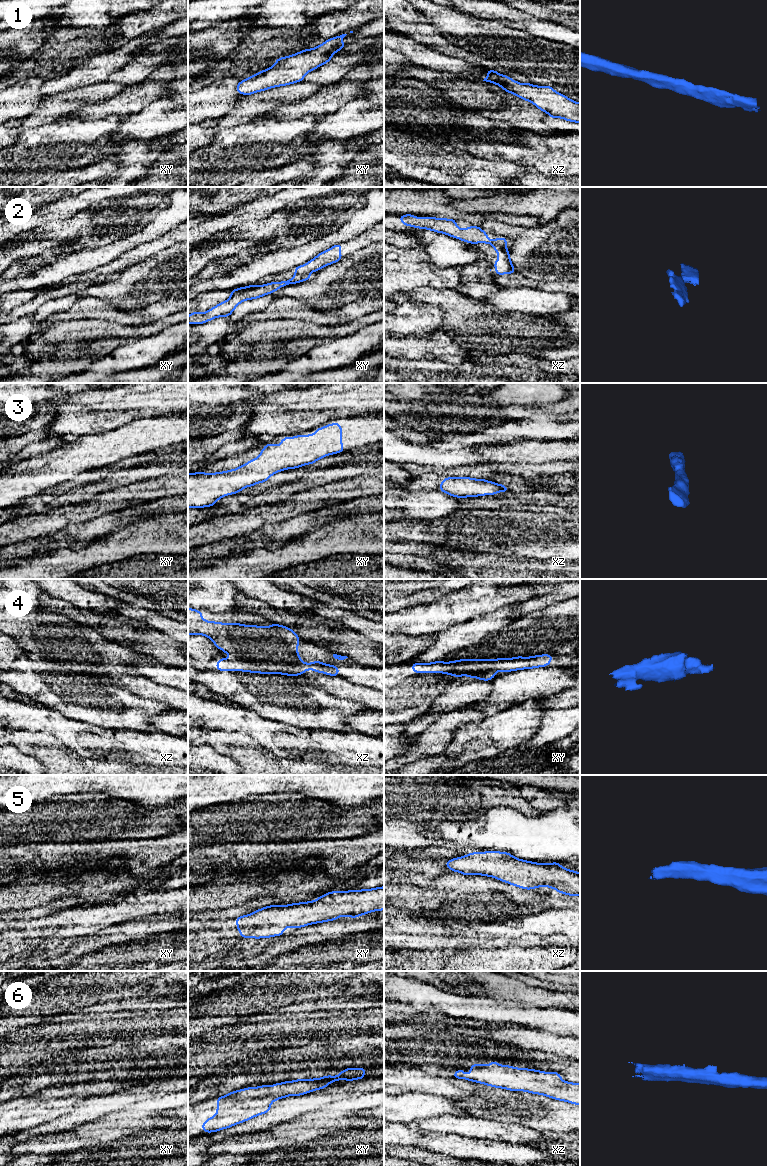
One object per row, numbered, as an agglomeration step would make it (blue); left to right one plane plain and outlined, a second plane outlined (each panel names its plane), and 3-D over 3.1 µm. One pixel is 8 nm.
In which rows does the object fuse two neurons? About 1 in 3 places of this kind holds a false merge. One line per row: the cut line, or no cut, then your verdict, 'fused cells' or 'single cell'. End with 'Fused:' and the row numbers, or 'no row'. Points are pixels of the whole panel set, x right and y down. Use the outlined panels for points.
1: no cut; single cell
2: cut in xy along (308, 273), (296, 275); fused cells
3: no cut; single cell
4: no cut; single cell
5: no cut; single cell
6: no cut; single cell
Fused: 2

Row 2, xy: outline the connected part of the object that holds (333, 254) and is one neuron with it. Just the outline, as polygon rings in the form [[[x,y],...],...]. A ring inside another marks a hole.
[[[342,243],[334,245],[328,250],[319,253],[315,258],[306,264],[295,267],[293,270],[296,275],[304,275],[314,271],[319,271],[323,267],[340,261],[343,258],[341,256],[341,245]]]

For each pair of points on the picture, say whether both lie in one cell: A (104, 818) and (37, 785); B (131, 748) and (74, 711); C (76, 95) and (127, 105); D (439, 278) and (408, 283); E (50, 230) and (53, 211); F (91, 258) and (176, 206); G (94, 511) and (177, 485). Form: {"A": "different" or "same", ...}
{"A": "different", "B": "different", "C": "different", "D": "same", "E": "different", "F": "same", "G": "same"}

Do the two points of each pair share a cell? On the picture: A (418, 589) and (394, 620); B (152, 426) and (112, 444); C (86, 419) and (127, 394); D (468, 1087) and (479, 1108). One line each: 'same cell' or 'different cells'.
A: different cells
B: same cell
C: same cell
D: different cells

